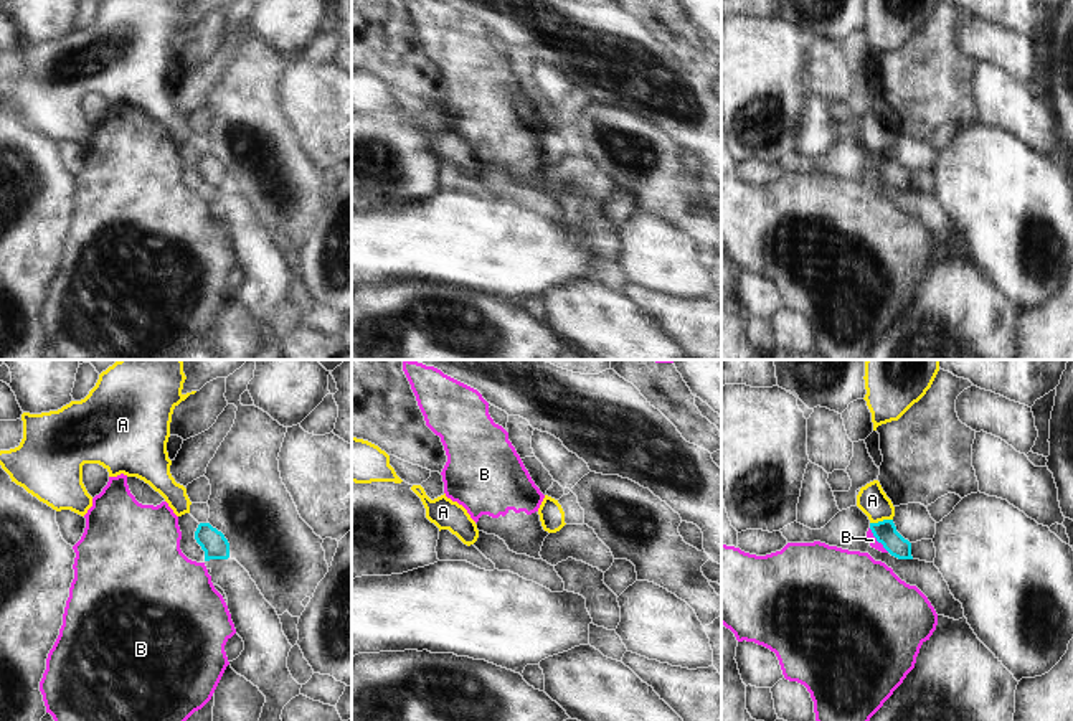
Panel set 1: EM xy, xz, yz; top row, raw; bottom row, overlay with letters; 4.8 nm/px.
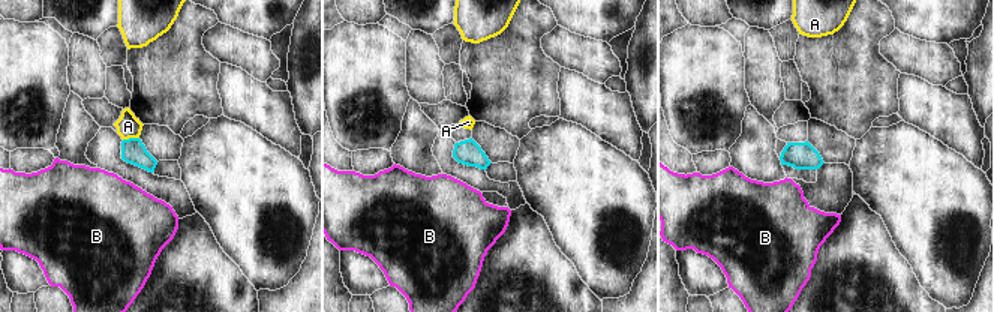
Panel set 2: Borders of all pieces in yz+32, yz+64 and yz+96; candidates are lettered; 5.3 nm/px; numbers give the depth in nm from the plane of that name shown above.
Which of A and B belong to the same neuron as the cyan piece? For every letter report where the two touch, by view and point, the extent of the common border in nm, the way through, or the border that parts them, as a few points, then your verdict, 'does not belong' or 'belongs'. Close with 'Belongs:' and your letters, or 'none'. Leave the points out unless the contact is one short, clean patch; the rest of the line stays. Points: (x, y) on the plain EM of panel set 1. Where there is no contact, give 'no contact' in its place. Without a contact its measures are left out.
A: contact yz (880, 152); length 110 nm; border yz (892, 149), (870, 154); does not belong
B: contact yz (877, 170); length 160 nm; border yz (869, 159), (888, 182); does not belong
Belongs: none

